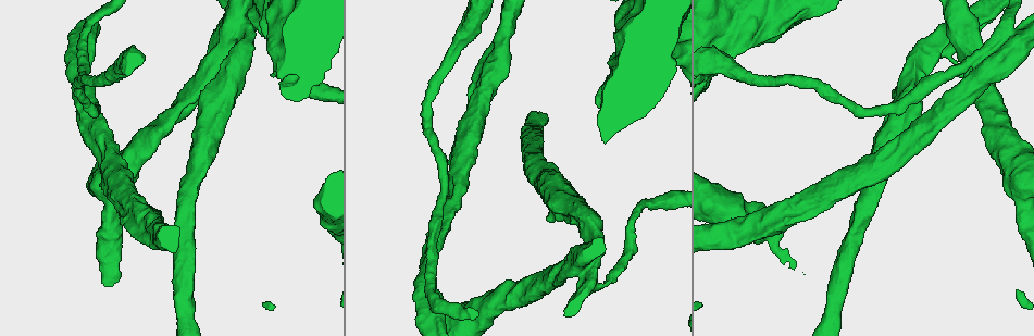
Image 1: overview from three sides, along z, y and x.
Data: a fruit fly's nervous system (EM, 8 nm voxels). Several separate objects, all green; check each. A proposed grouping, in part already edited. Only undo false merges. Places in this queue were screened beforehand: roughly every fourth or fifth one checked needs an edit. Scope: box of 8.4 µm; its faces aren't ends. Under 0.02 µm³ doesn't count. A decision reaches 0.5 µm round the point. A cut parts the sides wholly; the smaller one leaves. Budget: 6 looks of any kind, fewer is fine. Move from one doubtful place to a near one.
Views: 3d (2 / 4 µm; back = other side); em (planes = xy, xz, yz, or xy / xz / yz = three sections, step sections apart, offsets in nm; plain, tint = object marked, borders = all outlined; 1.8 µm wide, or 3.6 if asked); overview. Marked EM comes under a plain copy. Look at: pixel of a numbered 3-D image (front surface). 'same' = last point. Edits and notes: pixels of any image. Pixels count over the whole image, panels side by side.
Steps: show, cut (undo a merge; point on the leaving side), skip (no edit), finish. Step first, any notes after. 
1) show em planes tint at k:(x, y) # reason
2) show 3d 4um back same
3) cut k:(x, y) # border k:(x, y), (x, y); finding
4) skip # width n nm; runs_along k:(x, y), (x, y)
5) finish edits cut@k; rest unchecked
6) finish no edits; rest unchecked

show 3d 2um back at 1:(1011, 46) # a fork

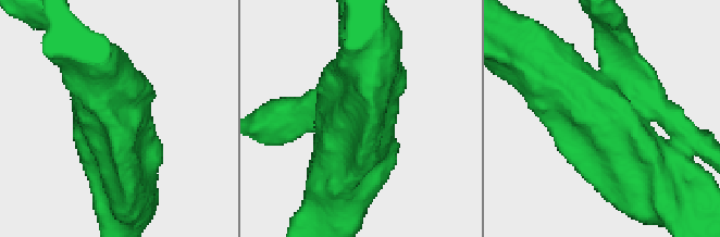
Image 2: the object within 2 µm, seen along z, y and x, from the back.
show em planes tint at 2:(349, 118)

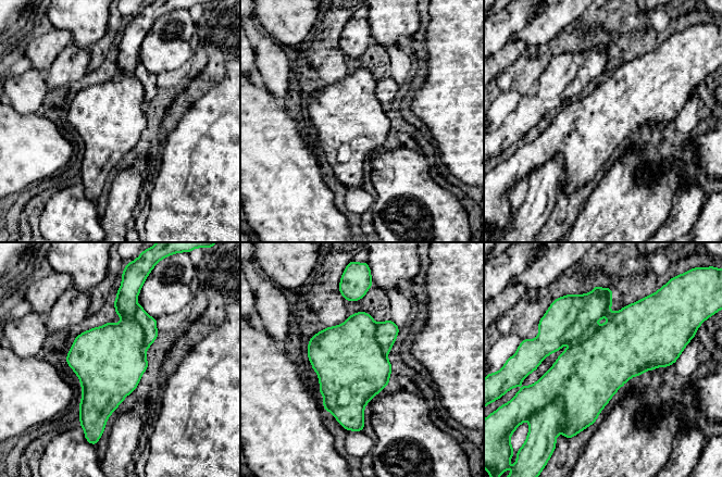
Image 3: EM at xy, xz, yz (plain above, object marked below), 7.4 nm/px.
cut 3:(125, 303) # a second neuron is stuck on

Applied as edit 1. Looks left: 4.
show overview # see it whole again

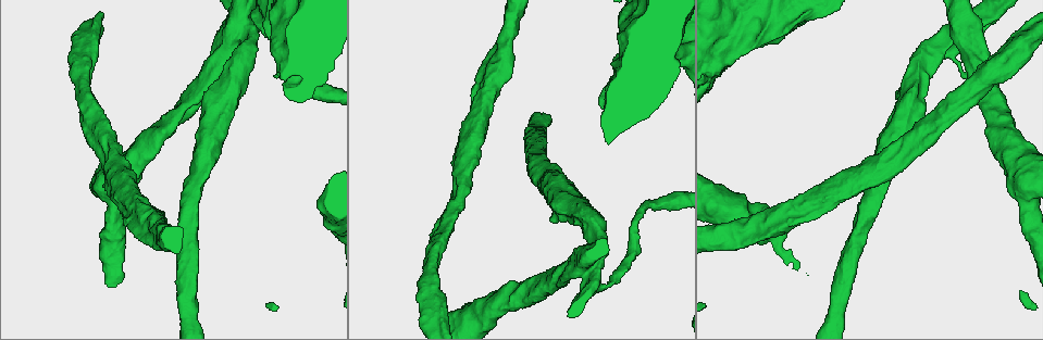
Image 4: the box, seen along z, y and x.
show em 3.6um xz step 8 borders at 4:(956, 30) # four arms meet

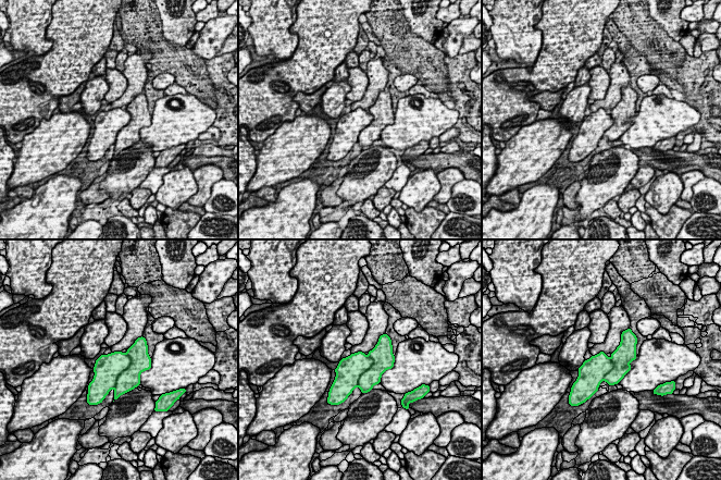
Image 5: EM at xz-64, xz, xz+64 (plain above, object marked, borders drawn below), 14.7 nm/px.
show em 3.6um planes borders same

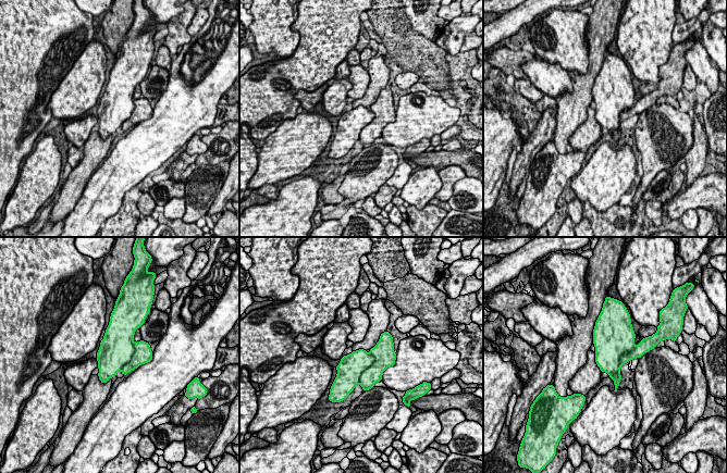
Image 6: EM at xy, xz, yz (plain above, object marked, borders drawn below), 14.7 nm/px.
cut 6:(382, 358) # width 500 nm; border 6:(370, 352), (373, 362), (358, 383); two neurons meet here

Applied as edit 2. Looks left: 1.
finish edits cut@3, cut@6; rest unchecked

